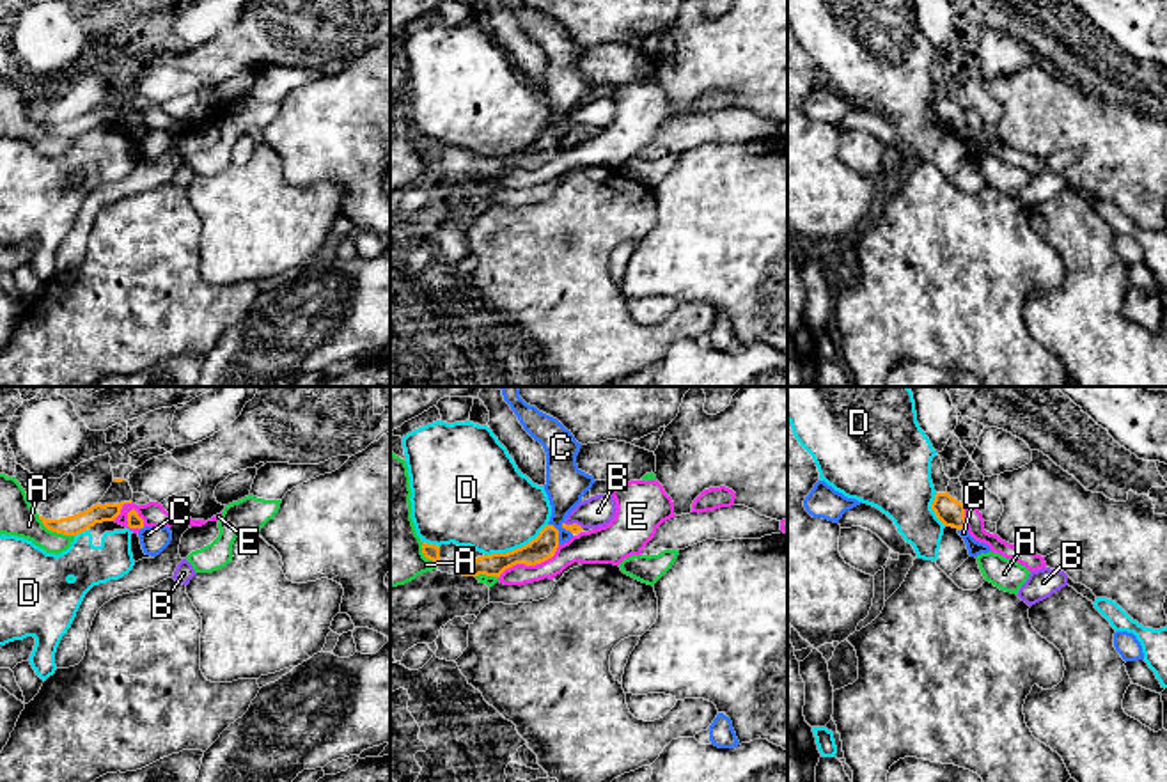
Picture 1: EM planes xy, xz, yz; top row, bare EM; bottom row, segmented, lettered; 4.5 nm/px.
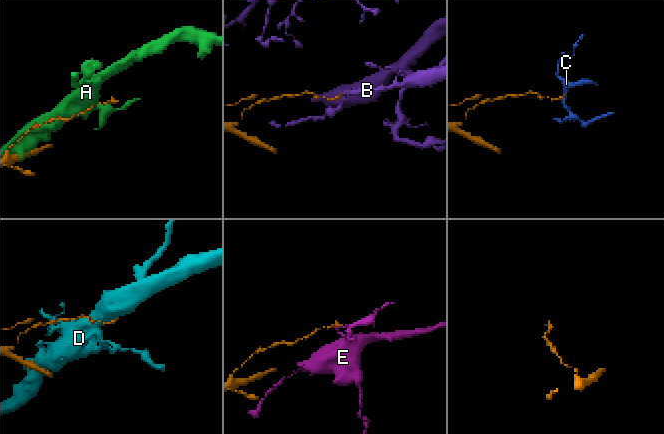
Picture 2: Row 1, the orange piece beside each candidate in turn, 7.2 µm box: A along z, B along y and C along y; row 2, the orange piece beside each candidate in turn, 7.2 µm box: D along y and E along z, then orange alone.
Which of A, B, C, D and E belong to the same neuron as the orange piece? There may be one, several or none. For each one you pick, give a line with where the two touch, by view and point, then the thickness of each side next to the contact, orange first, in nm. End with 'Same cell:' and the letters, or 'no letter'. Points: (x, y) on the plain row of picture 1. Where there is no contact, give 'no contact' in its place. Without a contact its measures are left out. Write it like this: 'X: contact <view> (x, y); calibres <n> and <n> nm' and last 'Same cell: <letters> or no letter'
E: contact xz (531, 167); calibres 120 and 130 nm
Same cell: E

